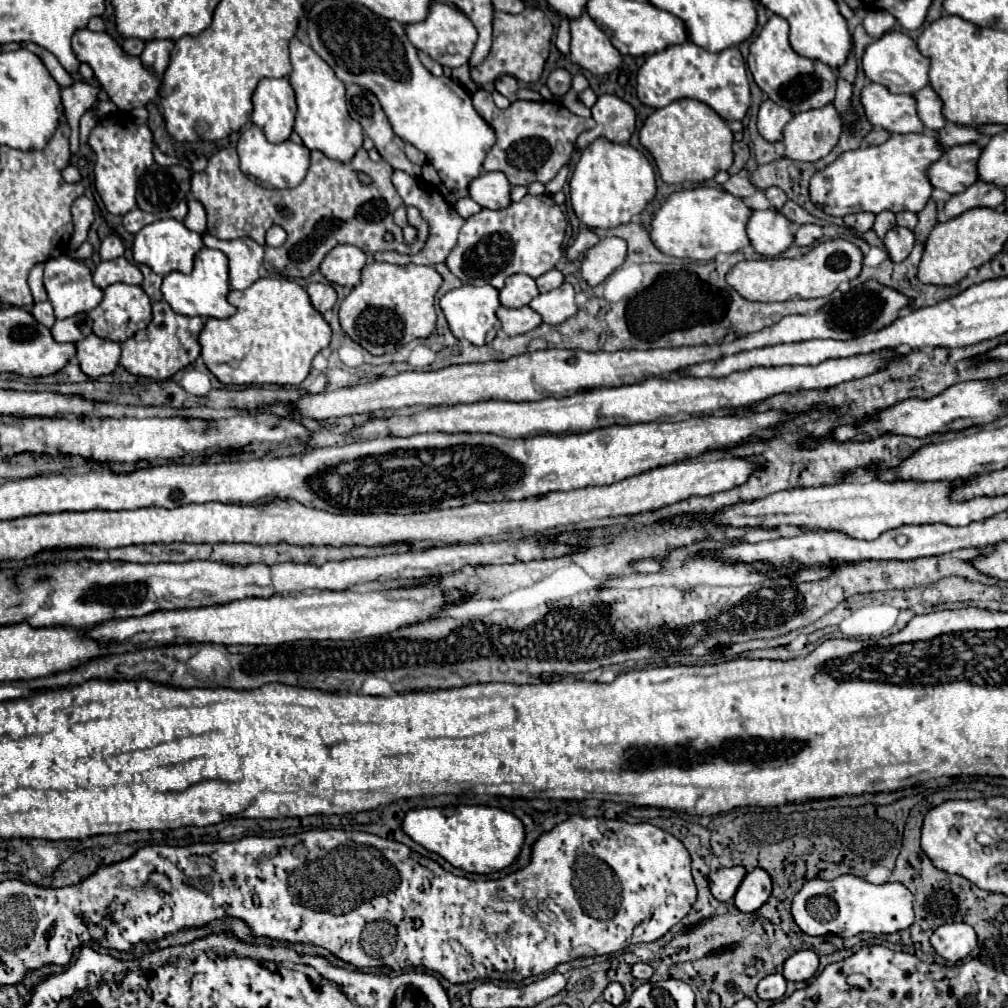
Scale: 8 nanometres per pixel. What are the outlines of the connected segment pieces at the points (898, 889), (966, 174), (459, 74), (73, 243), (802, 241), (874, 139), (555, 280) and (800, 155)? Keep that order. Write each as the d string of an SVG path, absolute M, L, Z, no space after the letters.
M838 876L834 880L816 878L804 882L802 890L794 896L792 916L800 930L808 936L836 934L848 938L860 932L892 934L898 930L906 930L914 922L912 900L912 892L898 882L876 886L860 876Z
M962 144L946 148L942 158L928 168L928 178L934 188L950 194L960 194L978 182L978 158L982 148L978 144Z
M460 66L460 68L454 68L452 70L452 76L450 76L454 82L460 82L468 92L476 92L476 90L480 90L478 88L478 84L474 84L472 82L472 78L470 78L470 70L468 70L468 66Z
M80 196L72 204L72 220L74 220L74 234L70 240L68 254L76 252L82 242L86 242L86 234L90 230L90 224L94 222L94 203L86 196Z
M804 224L796 230L794 238L796 238L796 244L798 246L812 246L816 240L820 240L824 236L822 228L820 226L814 226L814 224Z
M874 128L872 132L866 134L866 140L868 140L868 144L884 144L890 136L892 136L892 134L890 134L888 130L884 130L884 128Z
M550 270L550 272L542 274L540 278L536 278L536 284L538 284L540 292L550 292L550 290L558 288L562 282L564 282L564 274L558 272L558 270Z
M834 104L796 114L784 128L784 156L796 162L824 158L842 134L842 120Z

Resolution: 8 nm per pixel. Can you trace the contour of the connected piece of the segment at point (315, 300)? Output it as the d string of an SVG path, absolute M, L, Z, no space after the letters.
M314 282L314 284L308 284L306 290L308 290L308 296L312 300L312 306L318 312L322 312L322 314L336 304L338 294L336 294L336 290L330 284L318 284L318 282Z

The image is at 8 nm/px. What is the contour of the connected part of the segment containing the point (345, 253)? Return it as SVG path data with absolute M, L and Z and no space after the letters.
M342 244L332 248L332 252L328 252L324 262L320 264L320 272L332 284L354 288L360 284L360 276L366 264L368 264L368 256L360 248Z

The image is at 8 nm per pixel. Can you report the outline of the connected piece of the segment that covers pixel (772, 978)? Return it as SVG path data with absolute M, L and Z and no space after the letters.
M768 974L758 982L758 996L762 1000L778 1000L786 992L786 978L782 974Z

